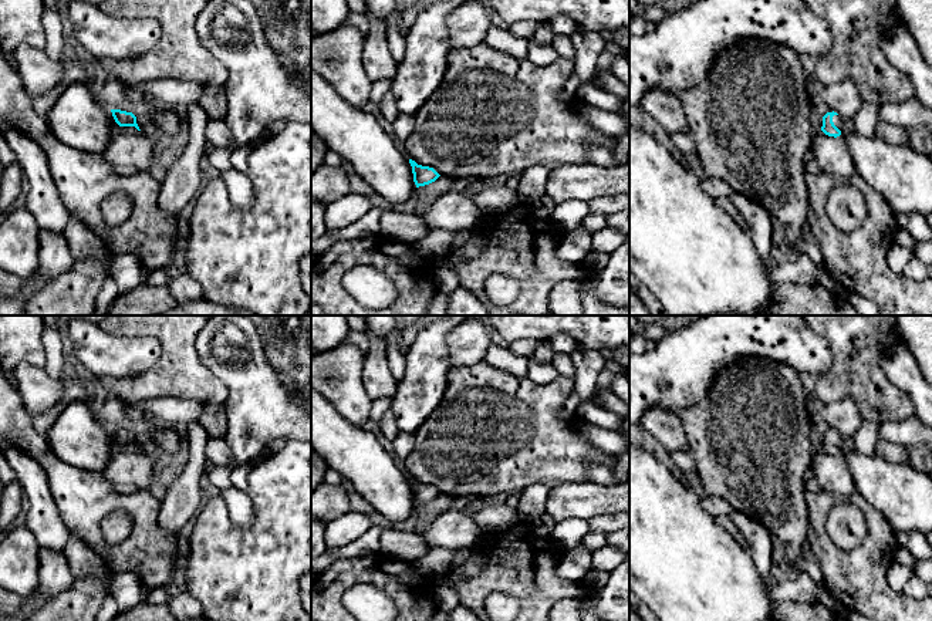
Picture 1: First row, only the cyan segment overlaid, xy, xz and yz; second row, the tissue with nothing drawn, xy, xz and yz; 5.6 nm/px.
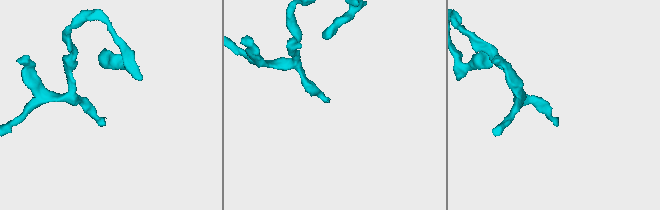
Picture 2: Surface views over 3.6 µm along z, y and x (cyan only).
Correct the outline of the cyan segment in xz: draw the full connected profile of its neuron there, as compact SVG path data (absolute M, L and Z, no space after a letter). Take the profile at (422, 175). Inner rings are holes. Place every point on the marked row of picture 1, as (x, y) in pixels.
M409 159L409 163L412 166L413 182L416 188L429 185L440 176L433 168L418 165L412 159Z

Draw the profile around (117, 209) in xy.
M115 192L105 198L101 210L109 227L118 227L129 220L134 213L132 199L125 192Z

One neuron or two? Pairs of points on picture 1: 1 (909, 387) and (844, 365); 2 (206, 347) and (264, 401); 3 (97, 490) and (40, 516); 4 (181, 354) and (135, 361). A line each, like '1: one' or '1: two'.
1: two
2: one
3: two
4: two

